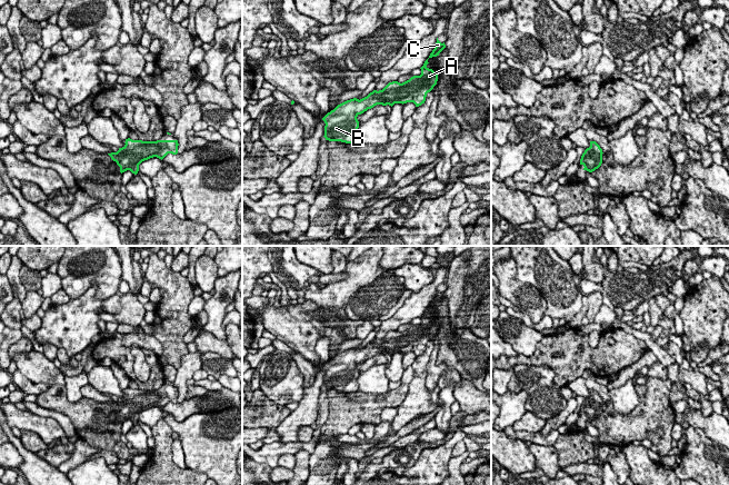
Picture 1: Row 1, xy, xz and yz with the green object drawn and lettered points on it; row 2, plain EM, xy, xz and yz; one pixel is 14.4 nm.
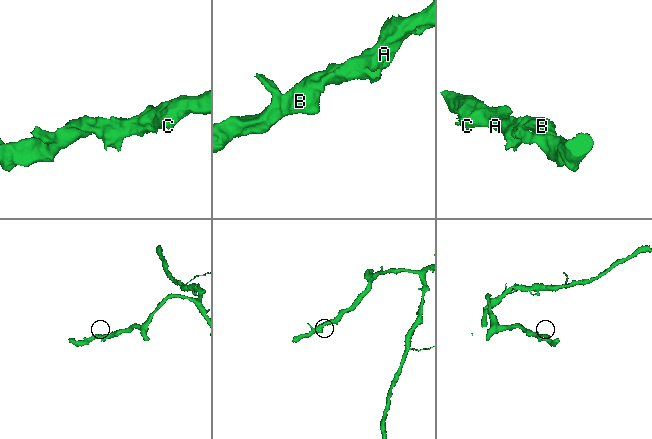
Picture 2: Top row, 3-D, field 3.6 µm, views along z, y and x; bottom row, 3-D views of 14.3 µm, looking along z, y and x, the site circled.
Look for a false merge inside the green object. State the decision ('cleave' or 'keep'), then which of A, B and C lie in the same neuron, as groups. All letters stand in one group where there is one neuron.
keep; A B C

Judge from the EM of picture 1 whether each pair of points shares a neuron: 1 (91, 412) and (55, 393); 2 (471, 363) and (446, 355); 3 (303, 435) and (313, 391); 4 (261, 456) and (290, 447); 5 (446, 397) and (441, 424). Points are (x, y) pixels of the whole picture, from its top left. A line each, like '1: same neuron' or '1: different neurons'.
1: same neuron
2: same neuron
3: different neurons
4: same neuron
5: same neuron

